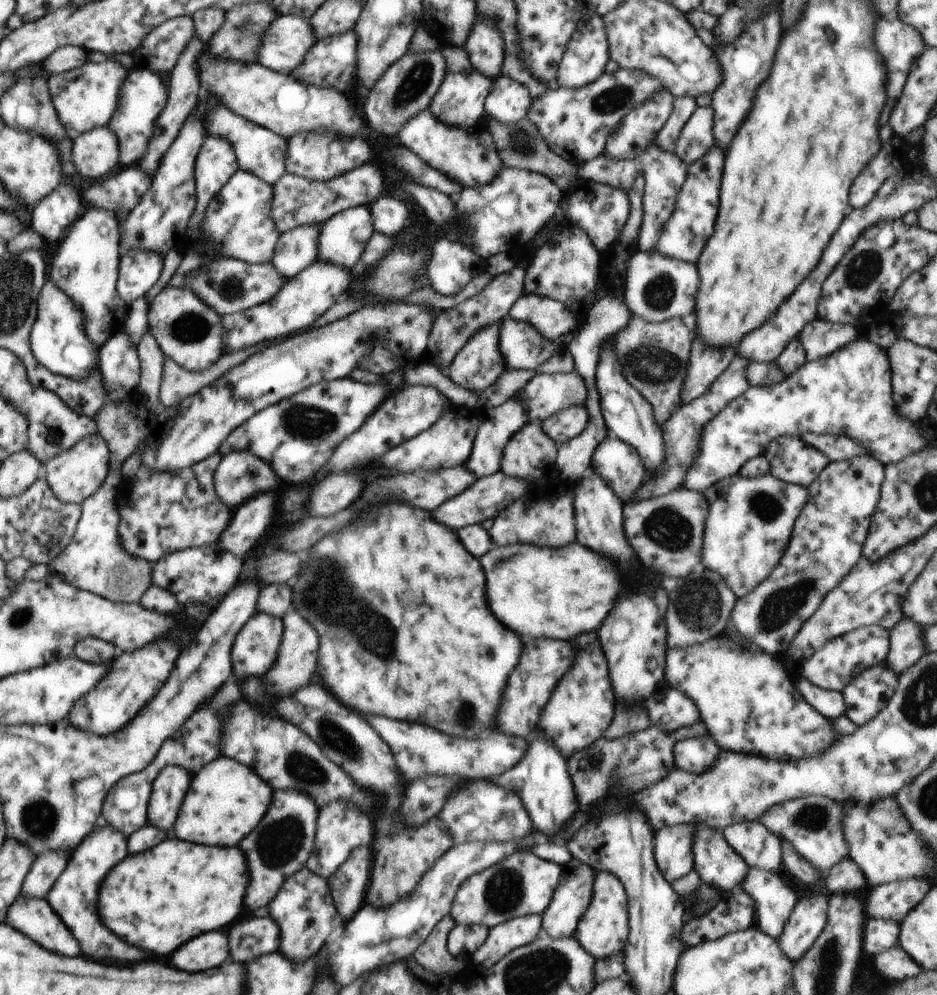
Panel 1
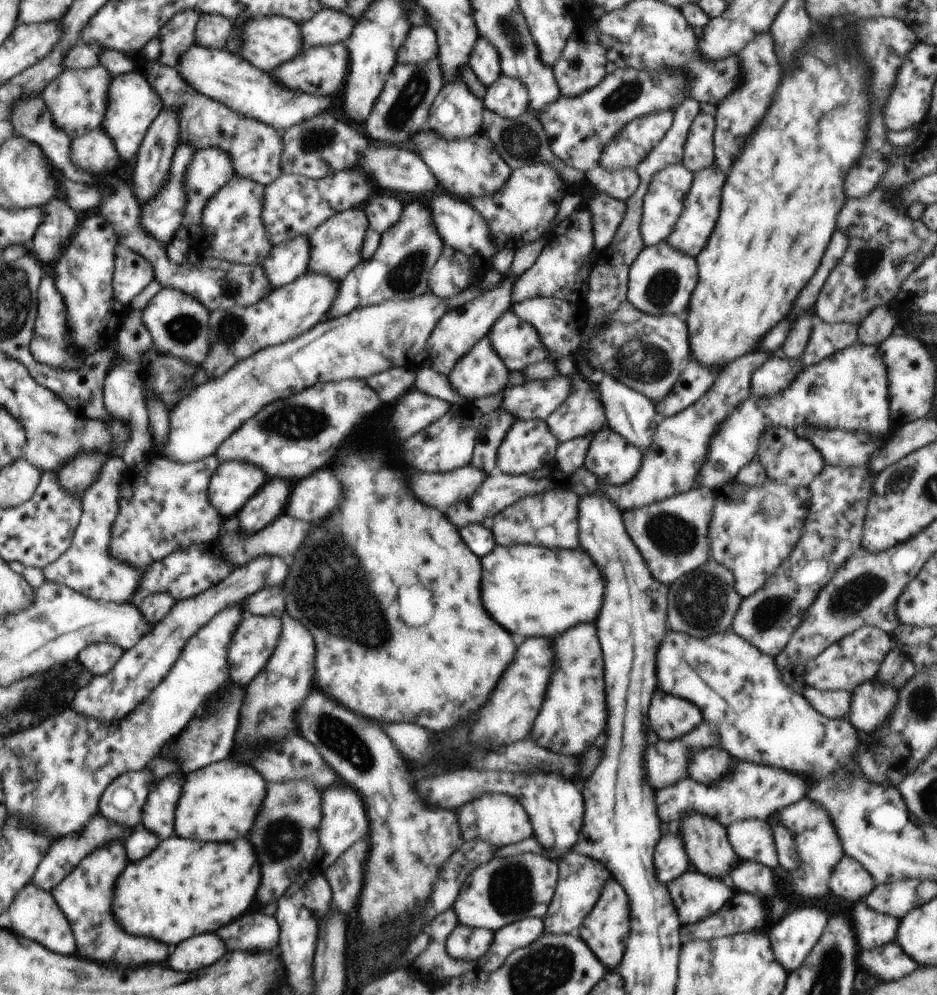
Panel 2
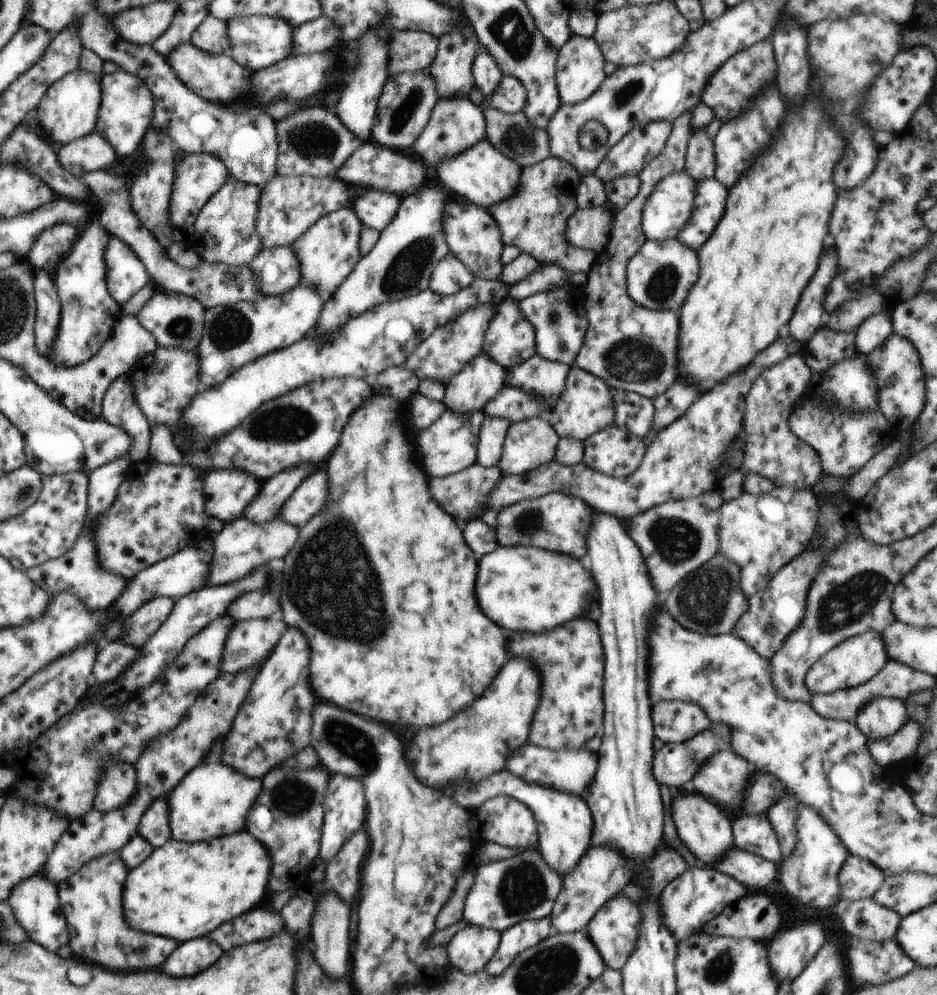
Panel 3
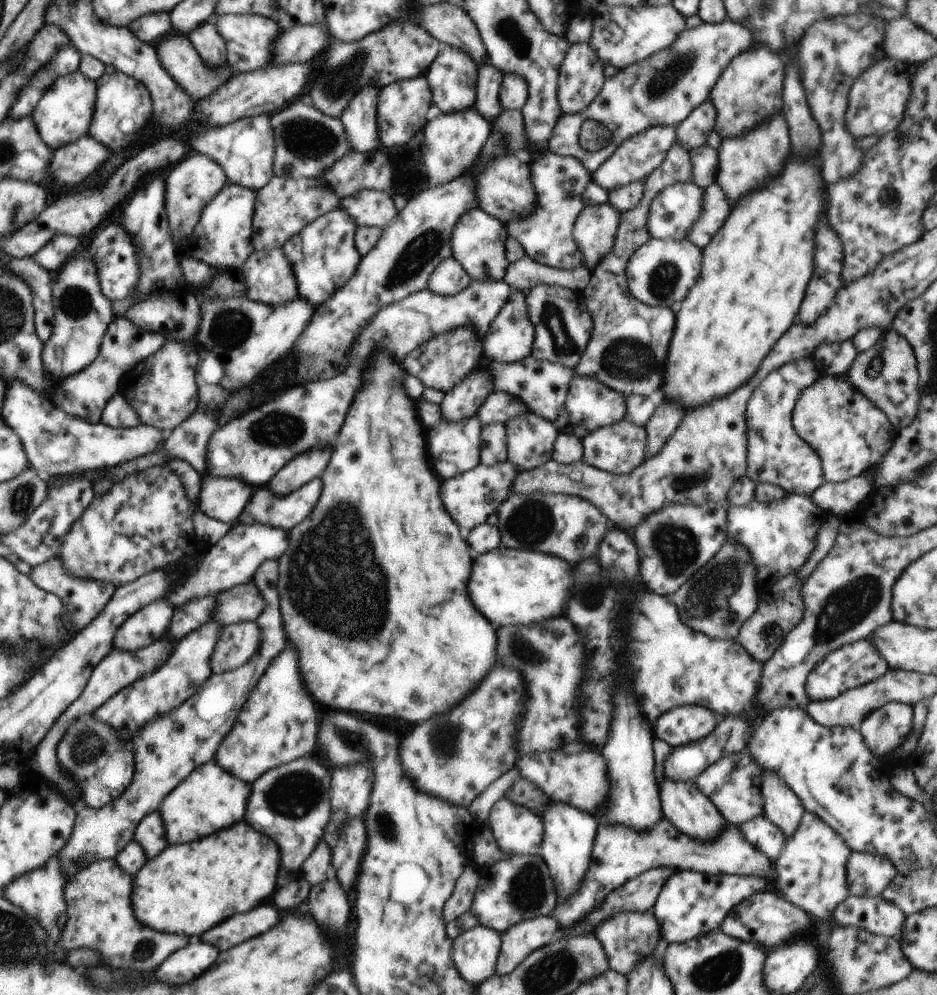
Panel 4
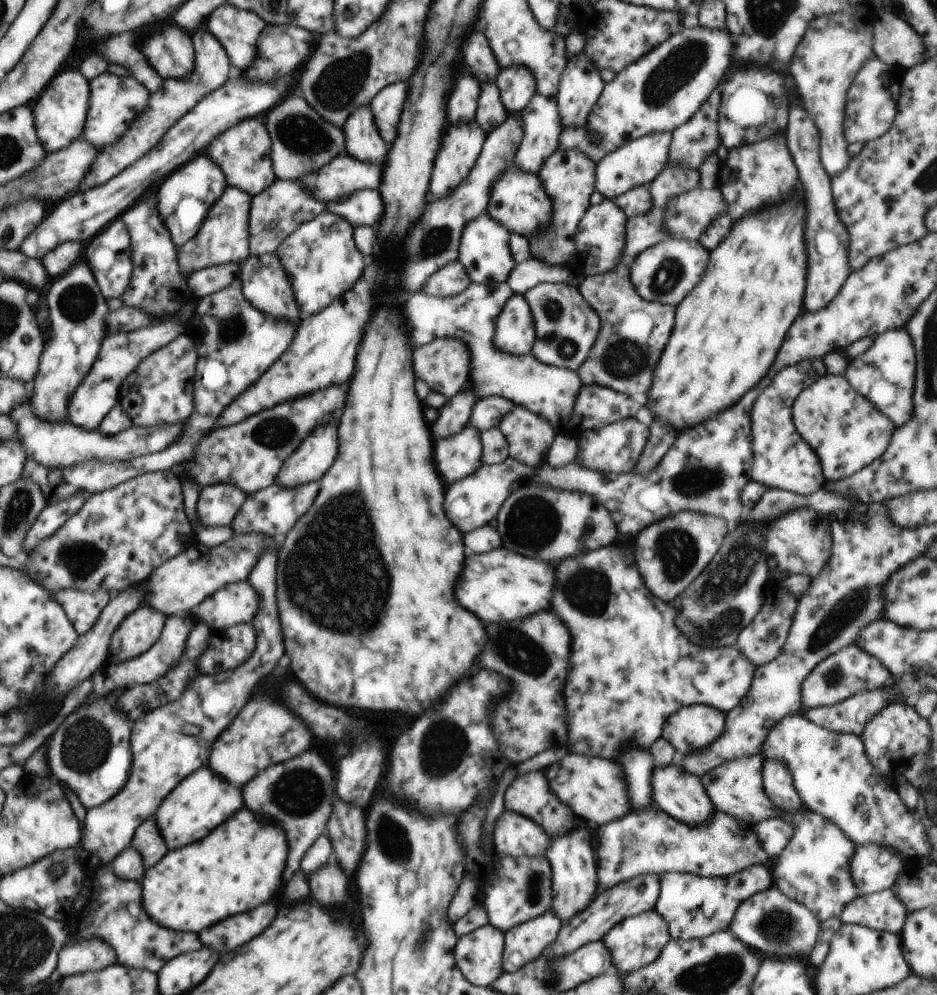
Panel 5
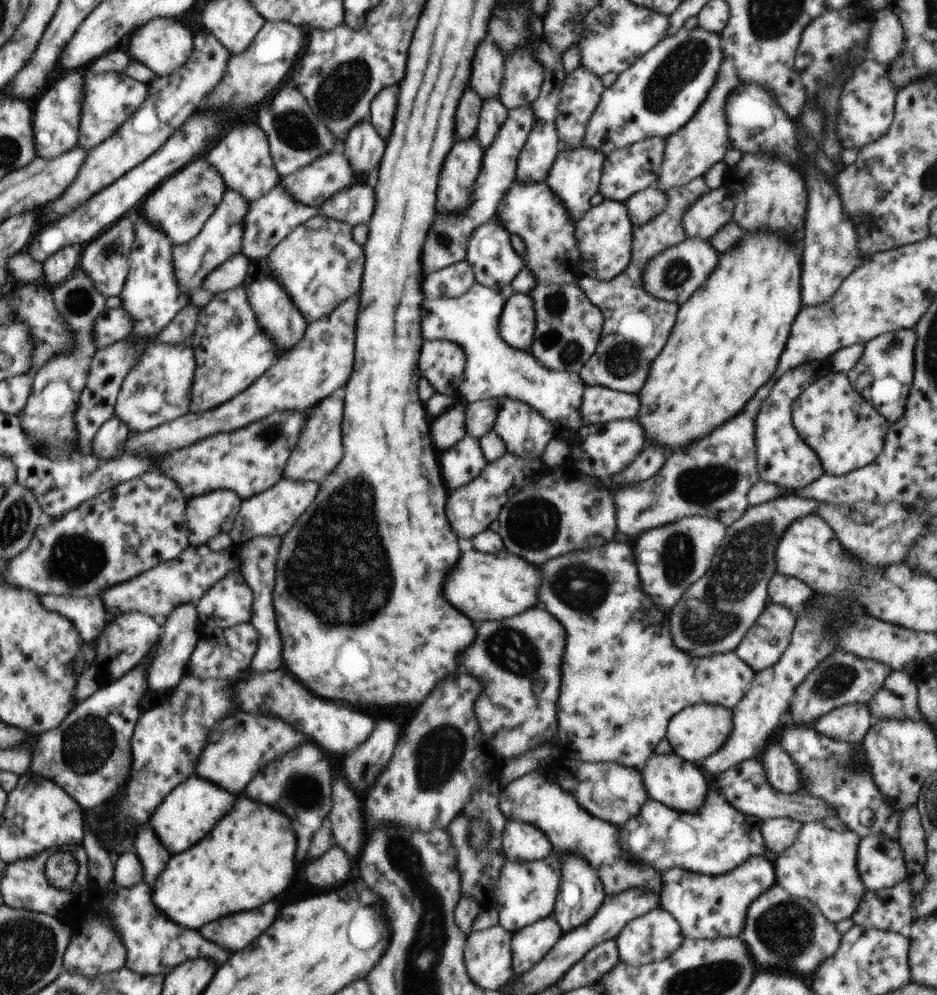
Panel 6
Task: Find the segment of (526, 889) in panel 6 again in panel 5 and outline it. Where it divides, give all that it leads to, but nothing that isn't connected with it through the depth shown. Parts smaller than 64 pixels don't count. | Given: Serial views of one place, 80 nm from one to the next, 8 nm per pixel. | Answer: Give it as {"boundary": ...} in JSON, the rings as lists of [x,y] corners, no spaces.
{"boundary":[[[546,856],[501,857],[497,868],[498,880],[486,895],[479,895],[479,903],[488,912],[490,925],[505,933],[552,910],[552,868]]]}

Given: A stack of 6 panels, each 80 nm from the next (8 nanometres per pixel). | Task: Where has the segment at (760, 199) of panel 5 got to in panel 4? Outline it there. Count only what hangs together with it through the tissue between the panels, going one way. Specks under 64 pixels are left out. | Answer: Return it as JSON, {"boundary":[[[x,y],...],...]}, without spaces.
{"boundary":[[[778,114],[772,120],[768,120],[768,124],[762,124],[758,130],[746,134],[746,138],[732,138],[732,140],[724,140],[719,152],[719,168],[718,182],[720,188],[724,190],[724,194],[728,196],[730,206],[736,206],[736,202],[746,196],[748,192],[754,192],[760,188],[760,184],[768,182],[772,176],[776,176],[780,172],[780,168],[784,166],[784,162],[788,160],[788,152],[790,152],[790,140],[788,140],[788,126],[784,122],[784,118]]]}

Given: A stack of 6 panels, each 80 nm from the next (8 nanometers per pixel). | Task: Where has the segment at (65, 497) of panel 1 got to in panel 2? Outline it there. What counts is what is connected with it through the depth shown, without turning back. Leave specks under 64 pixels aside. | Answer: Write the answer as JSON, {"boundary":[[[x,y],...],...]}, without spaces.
{"boundary":[[[97,451],[83,453],[73,461],[70,461],[66,466],[63,466],[56,473],[59,478],[59,483],[67,492],[76,493],[81,498],[83,492],[98,476],[107,458],[108,456]]]}

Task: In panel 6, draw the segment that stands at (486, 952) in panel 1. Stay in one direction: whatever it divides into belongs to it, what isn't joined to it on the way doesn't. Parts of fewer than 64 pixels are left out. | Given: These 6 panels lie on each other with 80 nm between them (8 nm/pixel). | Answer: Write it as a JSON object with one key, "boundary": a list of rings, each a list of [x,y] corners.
{"boundary":[[[554,913],[513,932],[512,964],[516,976],[532,970],[552,950],[563,933]]]}

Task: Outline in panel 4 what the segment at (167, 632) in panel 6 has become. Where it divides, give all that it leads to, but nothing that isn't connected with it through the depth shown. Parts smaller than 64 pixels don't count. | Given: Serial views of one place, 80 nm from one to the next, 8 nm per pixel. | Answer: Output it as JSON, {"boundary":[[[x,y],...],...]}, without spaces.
{"boundary":[[[162,638],[162,640],[154,642],[154,644],[148,646],[148,648],[142,648],[140,652],[116,652],[116,650],[110,652],[110,656],[104,658],[104,662],[100,662],[100,664],[94,668],[92,678],[90,678],[88,686],[84,688],[84,692],[80,694],[80,698],[64,712],[64,716],[54,724],[54,726],[56,726],[56,732],[66,732],[68,724],[70,724],[76,716],[92,714],[98,706],[102,706],[106,700],[110,700],[120,688],[126,688],[126,686],[130,686],[132,682],[136,682],[138,678],[142,678],[144,674],[158,670],[158,668],[170,658],[172,650],[174,650],[174,648],[168,644],[168,640]]]}

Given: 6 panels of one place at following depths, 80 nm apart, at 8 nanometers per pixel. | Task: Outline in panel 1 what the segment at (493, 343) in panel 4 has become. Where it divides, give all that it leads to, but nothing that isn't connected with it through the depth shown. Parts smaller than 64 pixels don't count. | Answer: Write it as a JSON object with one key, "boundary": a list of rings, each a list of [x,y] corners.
{"boundary":[[[508,316],[499,326],[499,349],[506,368],[535,370],[568,345],[549,341],[531,324]]]}

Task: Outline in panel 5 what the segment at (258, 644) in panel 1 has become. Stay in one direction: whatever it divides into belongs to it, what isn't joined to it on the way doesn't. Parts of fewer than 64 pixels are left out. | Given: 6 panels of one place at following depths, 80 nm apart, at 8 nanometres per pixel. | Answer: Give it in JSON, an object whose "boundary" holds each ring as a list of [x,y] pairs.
{"boundary":[[[234,624],[224,630],[226,636],[212,636],[206,652],[197,658],[202,674],[234,670],[244,664],[256,648],[256,631],[252,624]]]}

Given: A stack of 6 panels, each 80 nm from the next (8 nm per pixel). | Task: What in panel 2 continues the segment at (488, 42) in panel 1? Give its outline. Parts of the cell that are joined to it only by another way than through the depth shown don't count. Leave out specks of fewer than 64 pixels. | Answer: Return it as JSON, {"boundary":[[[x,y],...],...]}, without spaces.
{"boundary":[[[478,38],[478,44],[470,56],[469,66],[484,86],[494,84],[502,76],[498,51],[482,38]]]}

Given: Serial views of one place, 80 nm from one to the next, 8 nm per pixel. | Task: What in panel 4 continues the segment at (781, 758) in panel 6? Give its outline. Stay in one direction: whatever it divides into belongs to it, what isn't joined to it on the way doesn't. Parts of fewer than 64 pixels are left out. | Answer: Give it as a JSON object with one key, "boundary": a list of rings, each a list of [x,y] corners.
{"boundary":[[[772,770],[764,772],[762,794],[766,802],[766,816],[782,829],[787,840],[794,834],[804,808],[798,796],[788,788],[788,784]]]}

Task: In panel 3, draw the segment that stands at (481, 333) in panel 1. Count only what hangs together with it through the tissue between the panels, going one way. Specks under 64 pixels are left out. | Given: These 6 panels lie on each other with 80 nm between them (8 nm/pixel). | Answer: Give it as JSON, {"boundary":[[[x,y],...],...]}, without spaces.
{"boundary":[[[482,352],[475,357],[460,376],[456,374],[442,402],[452,412],[468,414],[482,411],[484,405],[496,396],[505,386],[505,368]]]}

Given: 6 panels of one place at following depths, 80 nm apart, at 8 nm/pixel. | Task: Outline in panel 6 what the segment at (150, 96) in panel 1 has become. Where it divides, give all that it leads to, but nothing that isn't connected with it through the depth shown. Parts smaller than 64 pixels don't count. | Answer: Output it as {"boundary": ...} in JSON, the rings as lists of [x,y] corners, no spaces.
{"boundary":[[[88,72],[84,76],[84,100],[79,122],[79,144],[86,151],[111,137],[146,100],[148,87],[125,73]]]}

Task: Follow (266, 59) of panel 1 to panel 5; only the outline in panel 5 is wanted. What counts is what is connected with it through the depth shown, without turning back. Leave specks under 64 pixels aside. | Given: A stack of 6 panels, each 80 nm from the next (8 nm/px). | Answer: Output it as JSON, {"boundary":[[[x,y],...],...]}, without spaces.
{"boundary":[[[222,3],[204,20],[207,28],[230,56],[232,66],[244,70],[256,56],[258,34],[264,30],[264,20],[255,12]]]}

